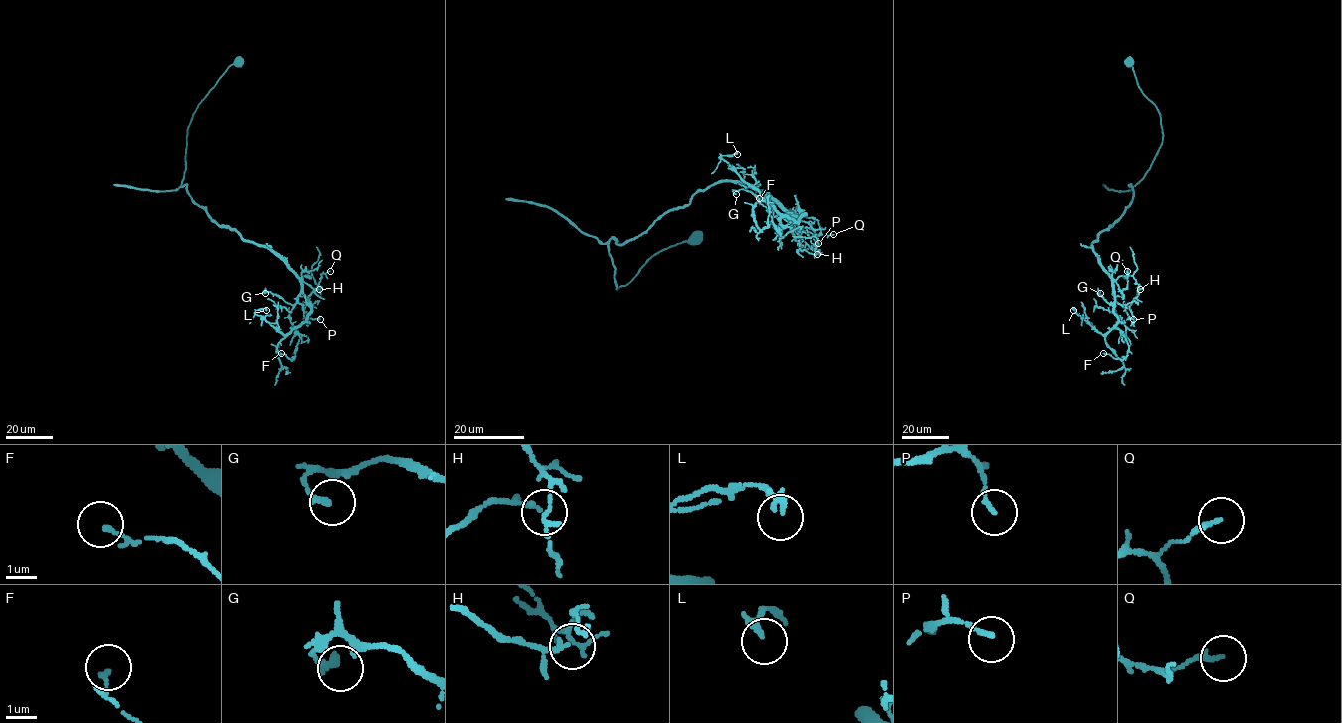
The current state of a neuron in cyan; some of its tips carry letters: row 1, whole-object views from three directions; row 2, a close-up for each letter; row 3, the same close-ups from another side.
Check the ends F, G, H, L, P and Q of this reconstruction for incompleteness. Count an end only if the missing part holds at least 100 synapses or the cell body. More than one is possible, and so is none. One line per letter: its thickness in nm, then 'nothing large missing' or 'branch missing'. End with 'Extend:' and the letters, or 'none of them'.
F: calibre 100 nm; nothing large missing
G: calibre 240 nm; nothing large missing
H: calibre 90 nm; nothing large missing
L: calibre 220 nm; nothing large missing
P: calibre 150 nm; nothing large missing
Q: calibre 160 nm; nothing large missing
Extend: none of them

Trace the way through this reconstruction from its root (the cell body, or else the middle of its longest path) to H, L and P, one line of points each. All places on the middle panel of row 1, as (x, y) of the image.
H: (694, 237), (616, 288), (608, 242), (640, 235), (722, 181), (762, 190), (790, 212), (799, 248), (817, 254)
L: (694, 237), (616, 288), (608, 242), (718, 182), (804, 213), (779, 212), (721, 157), (737, 154)
P: (694, 237), (616, 288), (608, 242), (640, 235), (722, 181), (762, 190), (790, 212), (793, 235), (818, 243)

